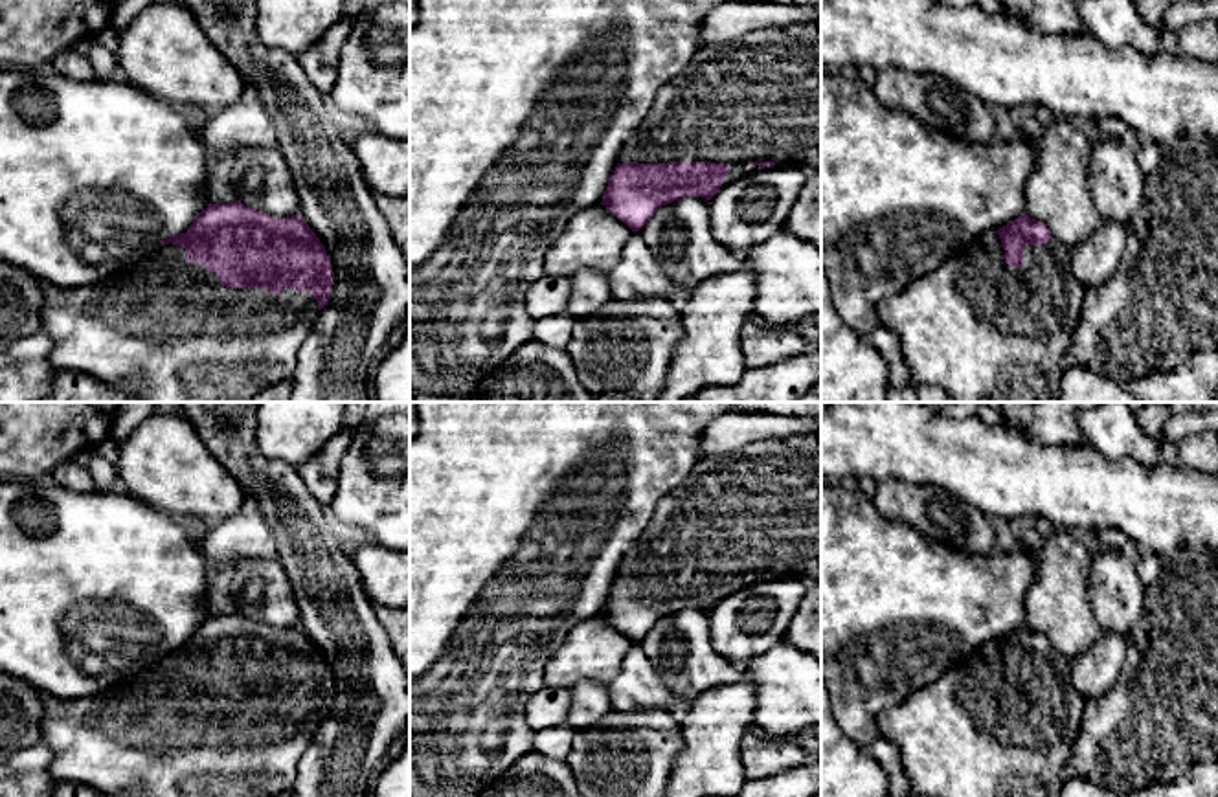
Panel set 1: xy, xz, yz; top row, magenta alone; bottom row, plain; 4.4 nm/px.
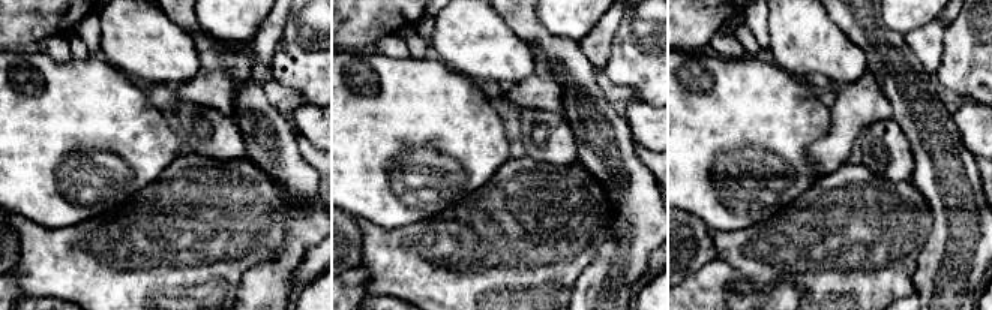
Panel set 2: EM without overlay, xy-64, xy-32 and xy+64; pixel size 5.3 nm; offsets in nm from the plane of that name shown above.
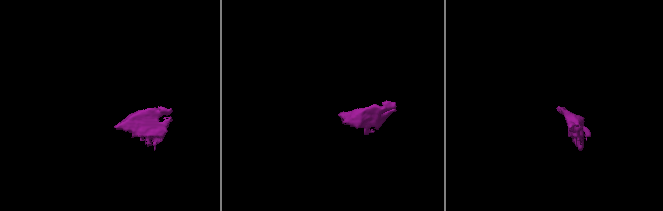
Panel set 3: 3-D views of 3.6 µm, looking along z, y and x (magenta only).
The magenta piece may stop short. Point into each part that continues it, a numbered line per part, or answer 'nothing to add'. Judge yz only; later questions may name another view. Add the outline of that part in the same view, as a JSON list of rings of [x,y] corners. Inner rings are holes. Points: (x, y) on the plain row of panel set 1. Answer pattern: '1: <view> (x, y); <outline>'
1: yz (974, 731); [[[992,643],[902,703],[882,709],[874,727],[898,746],[919,797],[1058,797],[1086,707],[1071,681],[1071,661],[1062,654],[1029,656],[1023,676],[1010,679],[1001,650]]]

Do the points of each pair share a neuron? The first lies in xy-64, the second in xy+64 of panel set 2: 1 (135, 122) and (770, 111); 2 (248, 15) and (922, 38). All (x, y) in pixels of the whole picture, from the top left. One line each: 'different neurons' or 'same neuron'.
1: same neuron
2: different neurons

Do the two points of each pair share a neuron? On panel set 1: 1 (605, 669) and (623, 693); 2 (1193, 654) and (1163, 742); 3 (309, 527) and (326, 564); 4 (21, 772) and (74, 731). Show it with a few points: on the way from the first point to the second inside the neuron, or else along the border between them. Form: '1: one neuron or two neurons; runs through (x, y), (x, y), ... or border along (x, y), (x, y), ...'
1: two neurons; border along (634, 643), (625, 654), (618, 674), (608, 684)
2: one neuron; runs through (1193, 676), (1193, 682), (1163, 720)
3: one neuron; runs through (309, 537), (309, 548), (316, 555)
4: two neurons; border along (41, 740), (50, 750), (52, 777)

